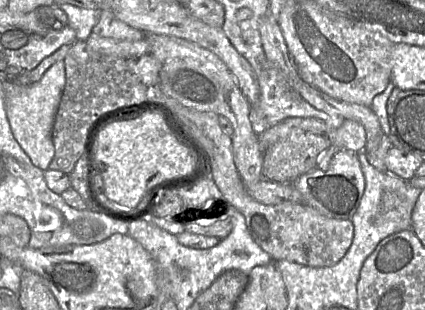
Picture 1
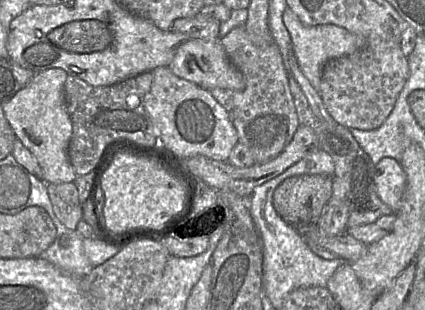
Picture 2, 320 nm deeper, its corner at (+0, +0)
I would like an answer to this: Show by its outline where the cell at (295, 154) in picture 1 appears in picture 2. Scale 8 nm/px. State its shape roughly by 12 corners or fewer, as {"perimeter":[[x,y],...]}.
{"perimeter":[[299,175],[275,190],[273,205],[295,229],[317,225],[333,177]]}

